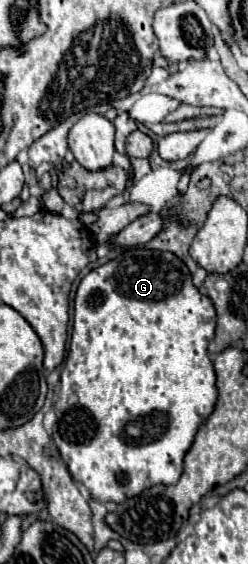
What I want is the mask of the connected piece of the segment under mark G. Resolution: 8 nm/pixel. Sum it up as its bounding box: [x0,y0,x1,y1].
[52,248,216,502]

